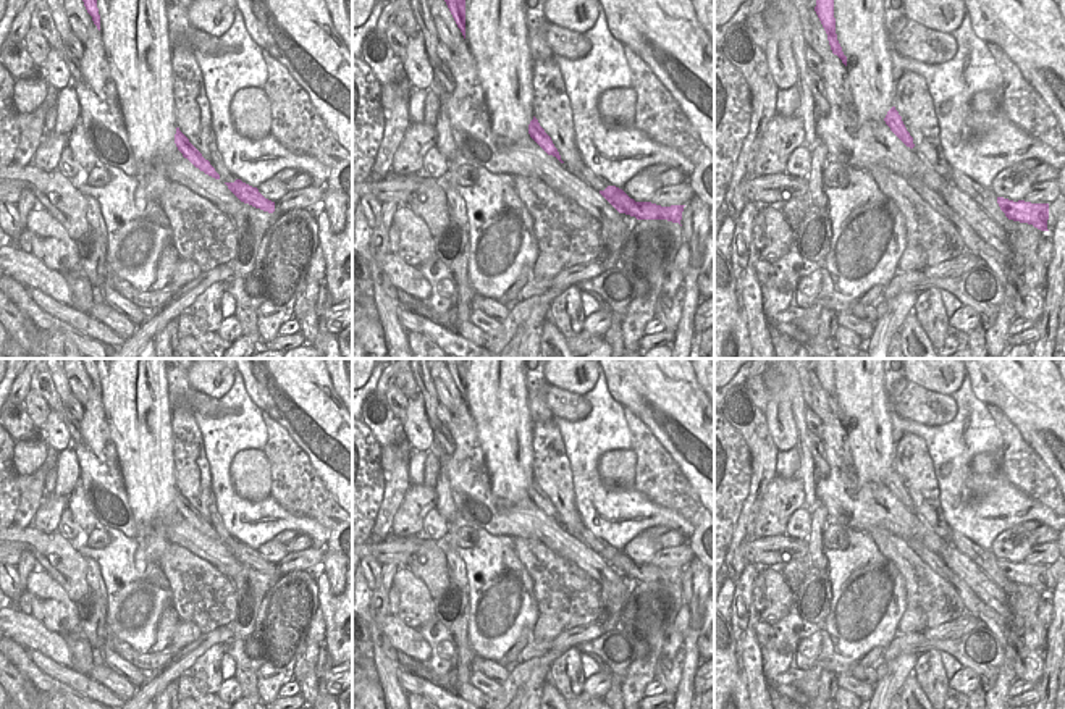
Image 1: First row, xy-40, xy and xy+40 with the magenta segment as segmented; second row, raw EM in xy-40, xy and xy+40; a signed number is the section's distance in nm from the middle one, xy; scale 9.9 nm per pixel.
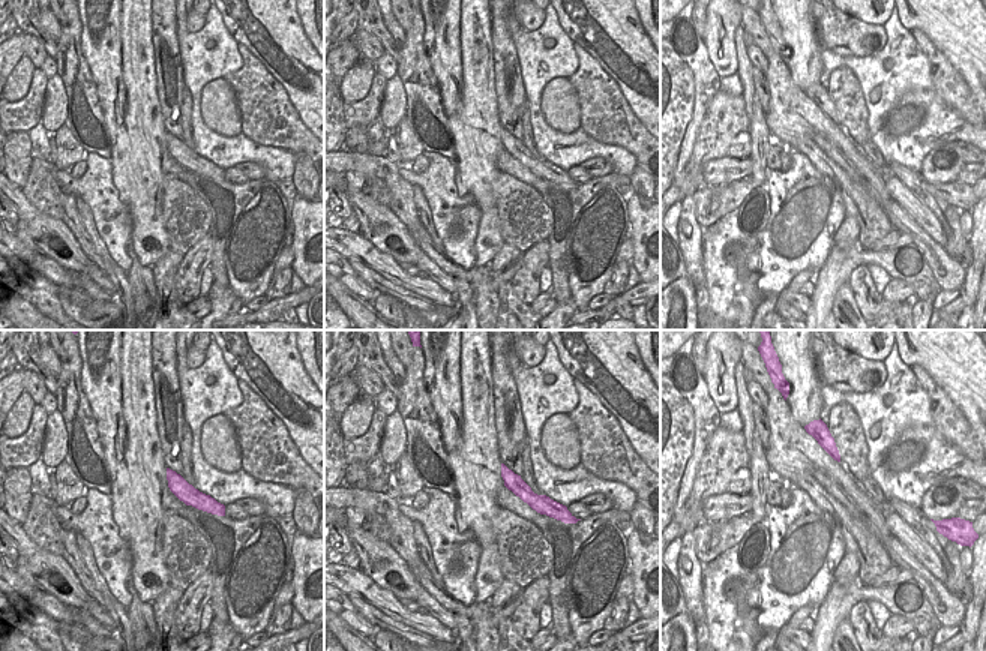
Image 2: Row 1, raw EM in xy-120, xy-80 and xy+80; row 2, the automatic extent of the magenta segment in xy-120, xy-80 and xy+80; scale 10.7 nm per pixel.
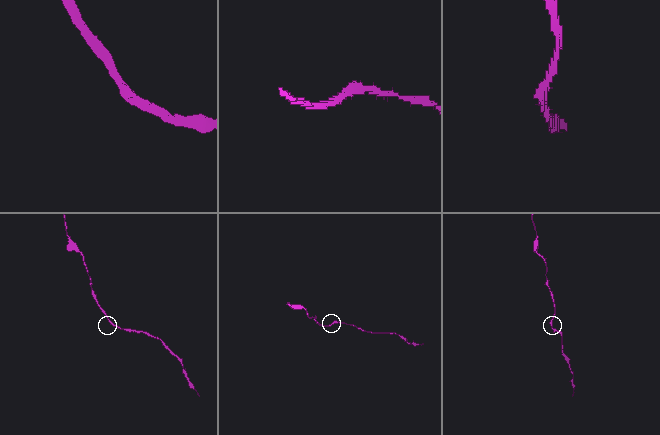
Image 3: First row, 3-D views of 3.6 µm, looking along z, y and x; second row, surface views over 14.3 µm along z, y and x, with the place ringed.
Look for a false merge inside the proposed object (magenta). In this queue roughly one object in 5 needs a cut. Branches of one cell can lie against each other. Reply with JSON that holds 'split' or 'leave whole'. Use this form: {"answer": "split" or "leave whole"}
{"answer": "leave whole"}

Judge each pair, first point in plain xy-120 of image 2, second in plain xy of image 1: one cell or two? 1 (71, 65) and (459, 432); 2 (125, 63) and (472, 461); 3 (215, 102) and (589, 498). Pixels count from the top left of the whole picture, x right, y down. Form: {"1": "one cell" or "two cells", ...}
{"1": "one cell", "2": "two cells", "3": "two cells"}

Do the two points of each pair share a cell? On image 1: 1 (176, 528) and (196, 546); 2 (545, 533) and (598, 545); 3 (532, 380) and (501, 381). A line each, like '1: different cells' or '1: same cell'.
1: same cell
2: different cells
3: different cells

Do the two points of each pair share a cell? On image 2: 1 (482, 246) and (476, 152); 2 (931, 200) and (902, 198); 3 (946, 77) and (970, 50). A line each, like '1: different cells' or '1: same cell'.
1: same cell
2: different cells
3: different cells

